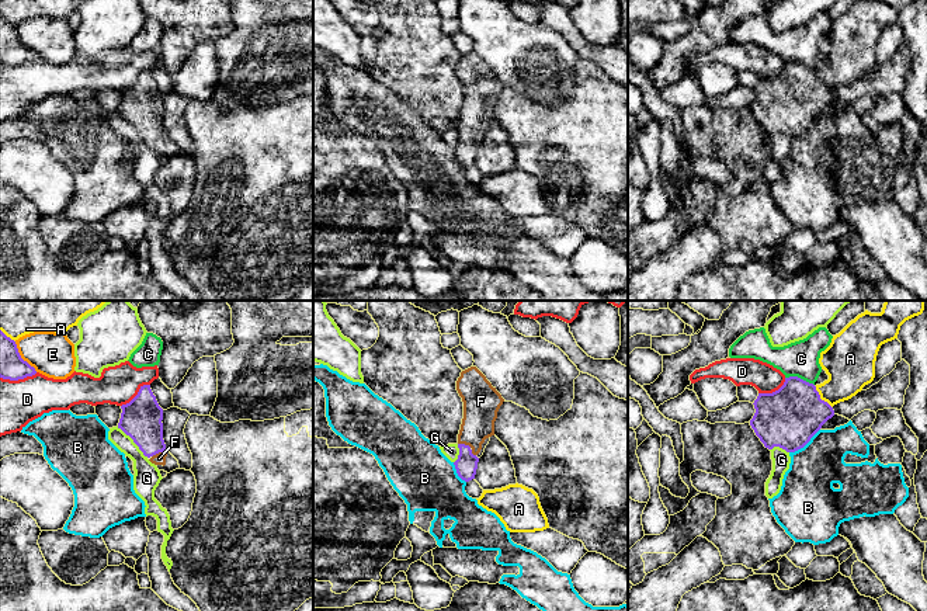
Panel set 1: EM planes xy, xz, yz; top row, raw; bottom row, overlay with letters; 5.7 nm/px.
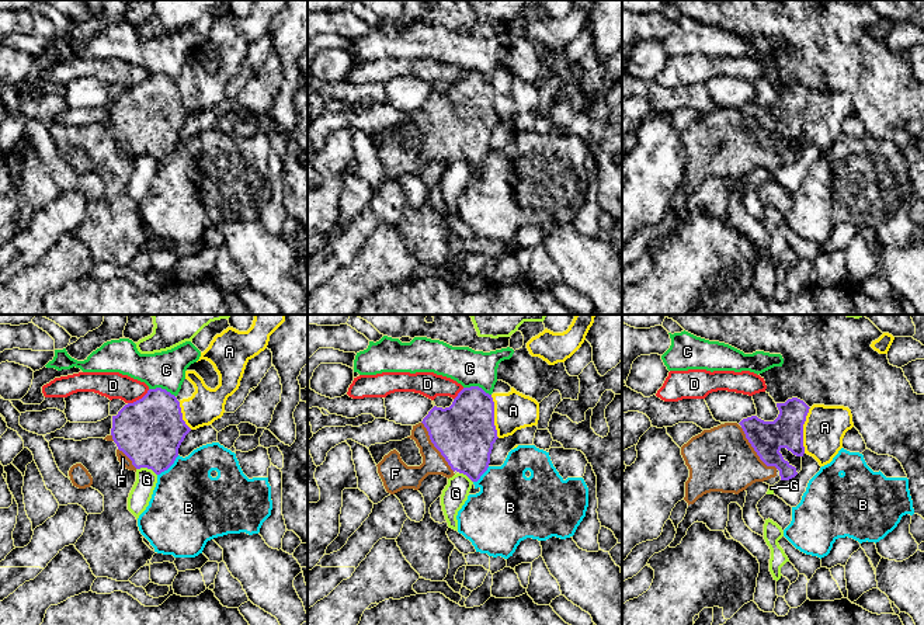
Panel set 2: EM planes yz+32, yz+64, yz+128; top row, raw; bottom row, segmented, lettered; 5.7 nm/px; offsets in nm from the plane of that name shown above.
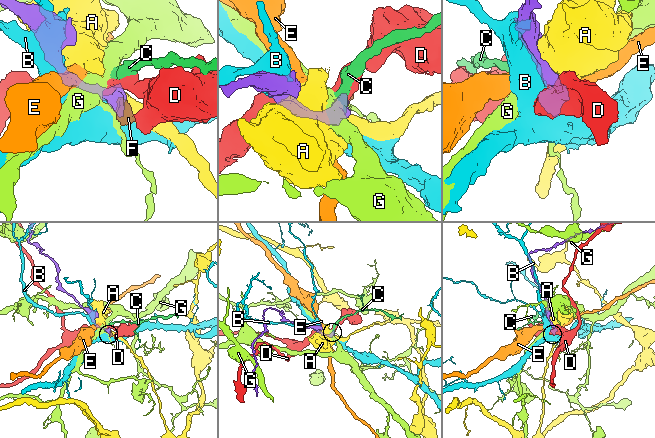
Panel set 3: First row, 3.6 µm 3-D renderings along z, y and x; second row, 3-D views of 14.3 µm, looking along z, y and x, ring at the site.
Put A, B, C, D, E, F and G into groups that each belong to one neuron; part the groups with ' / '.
A / B / C / D / E / F / G

